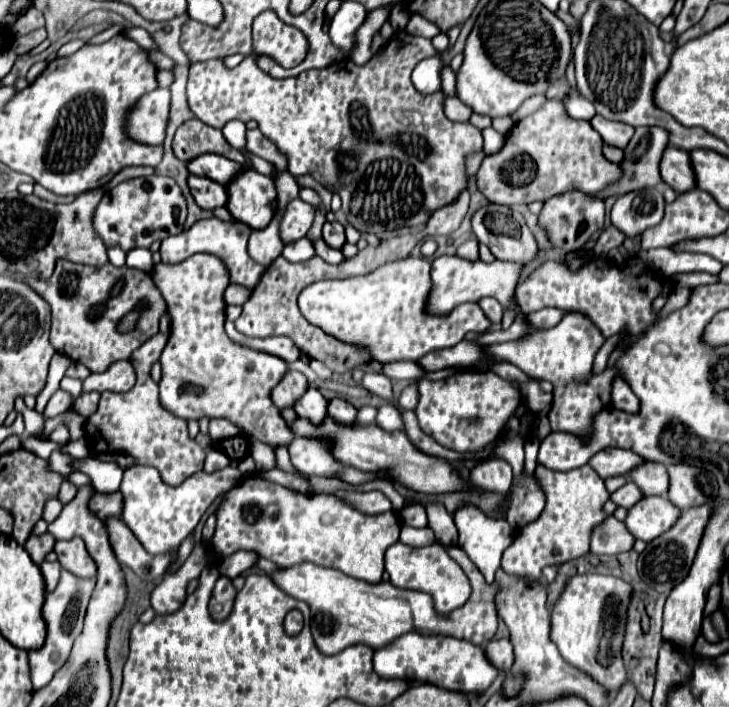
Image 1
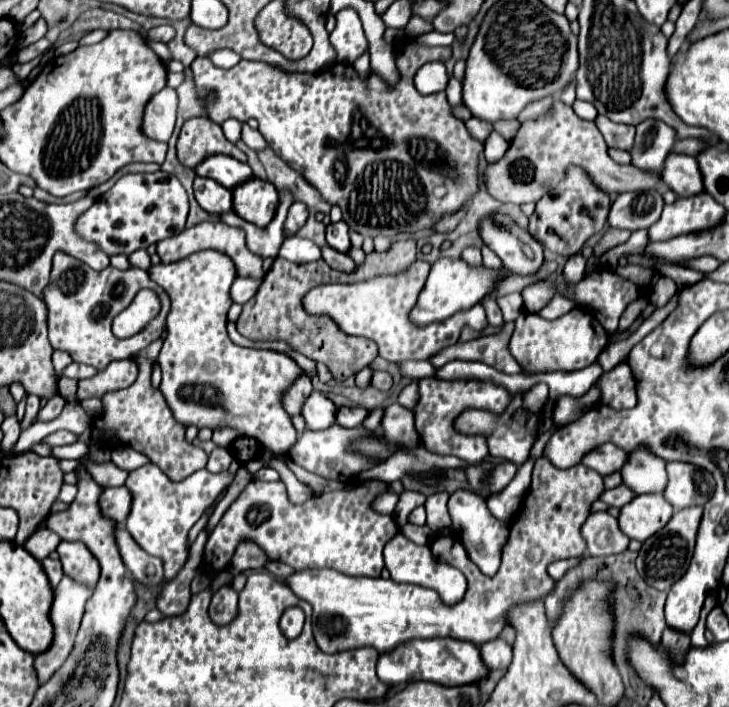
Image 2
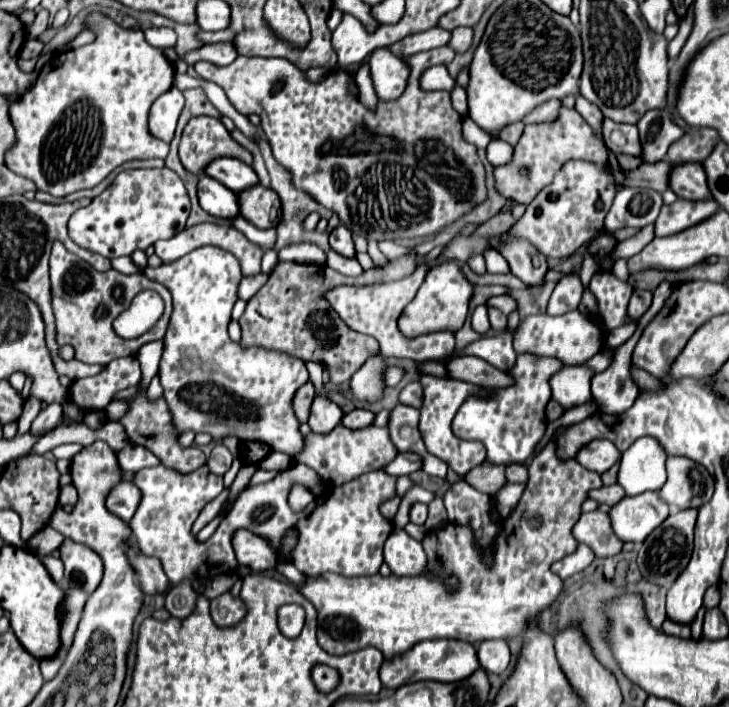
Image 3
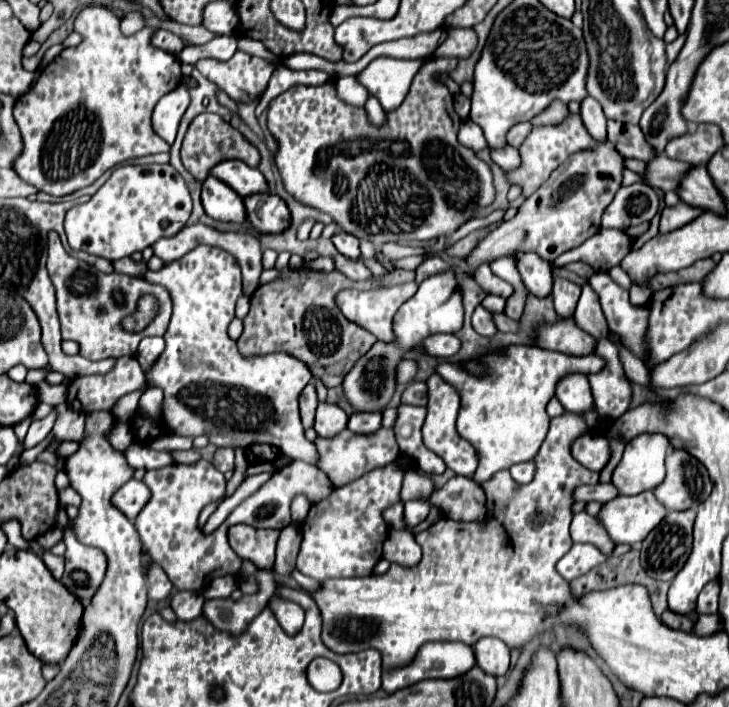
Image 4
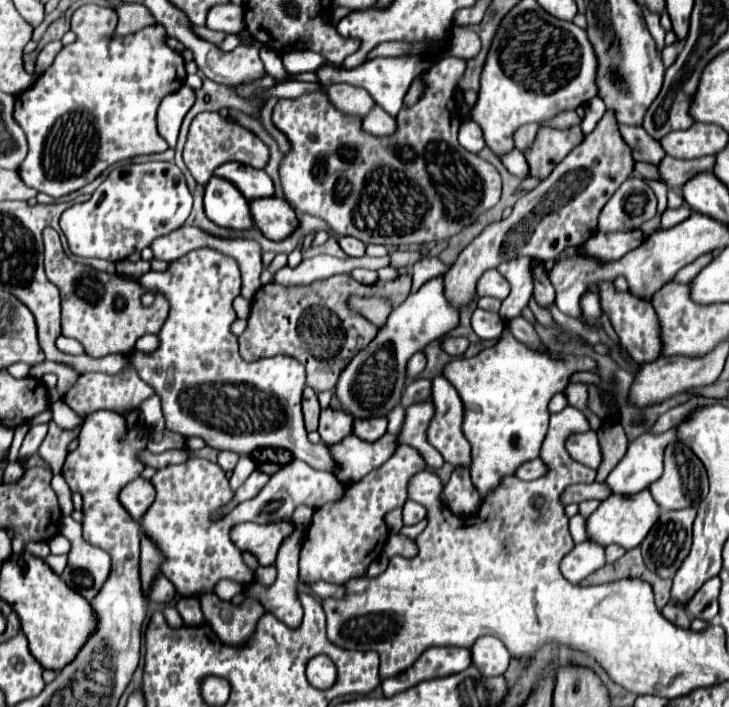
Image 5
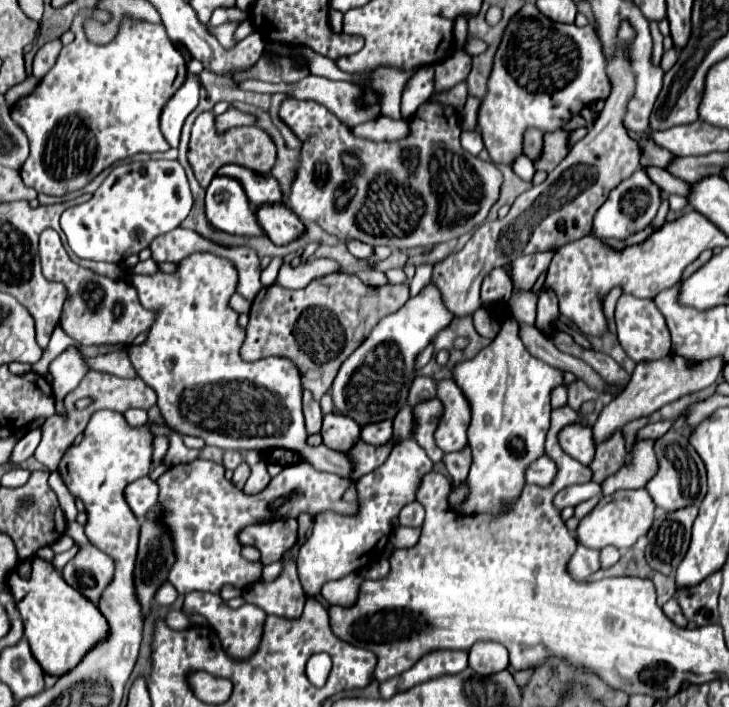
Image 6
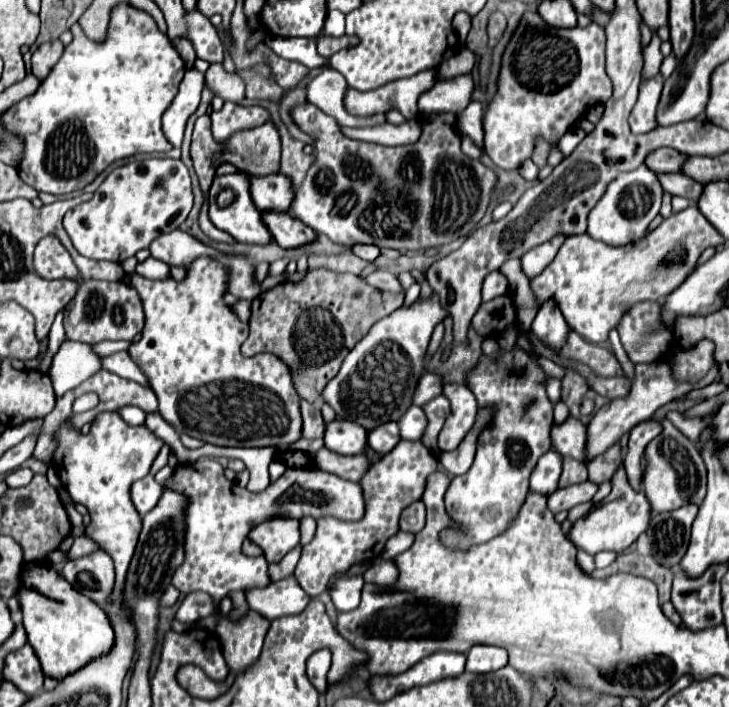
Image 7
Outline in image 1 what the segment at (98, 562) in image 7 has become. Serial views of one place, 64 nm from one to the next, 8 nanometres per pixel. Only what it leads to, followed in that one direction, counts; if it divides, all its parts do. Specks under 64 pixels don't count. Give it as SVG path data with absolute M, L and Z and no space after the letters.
M80 538L56 542L54 552L58 554L58 562L62 564L62 568L72 572L74 576L80 576L80 578L96 576L96 562L88 554L88 550Z

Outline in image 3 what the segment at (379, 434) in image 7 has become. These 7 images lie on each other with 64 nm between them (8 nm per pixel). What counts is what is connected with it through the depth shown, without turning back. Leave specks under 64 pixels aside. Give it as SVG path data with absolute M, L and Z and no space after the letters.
M356 408L356 410L352 410L350 414L344 414L342 426L352 428L352 430L360 430L360 428L372 426L372 424L374 424L374 418L376 418L374 412L366 410L366 408Z

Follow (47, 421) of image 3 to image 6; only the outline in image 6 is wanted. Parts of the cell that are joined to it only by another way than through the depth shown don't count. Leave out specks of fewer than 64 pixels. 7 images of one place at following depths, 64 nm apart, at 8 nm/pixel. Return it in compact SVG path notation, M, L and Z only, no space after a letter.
M32 428L32 430L28 430L28 432L18 440L18 444L14 446L14 450L12 450L8 462L14 464L14 466L22 464L24 460L28 460L28 458L34 454L38 442L40 442L40 428Z

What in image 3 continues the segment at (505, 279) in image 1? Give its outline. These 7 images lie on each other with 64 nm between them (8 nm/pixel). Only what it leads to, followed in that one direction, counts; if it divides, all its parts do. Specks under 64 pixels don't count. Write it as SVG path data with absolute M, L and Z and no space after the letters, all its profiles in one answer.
M442 262L430 268L416 298L404 308L398 320L400 332L408 338L416 338L420 334L430 334L430 332L440 332L440 330L448 330L448 332L460 330L468 314L470 294L472 294L472 286L456 264Z

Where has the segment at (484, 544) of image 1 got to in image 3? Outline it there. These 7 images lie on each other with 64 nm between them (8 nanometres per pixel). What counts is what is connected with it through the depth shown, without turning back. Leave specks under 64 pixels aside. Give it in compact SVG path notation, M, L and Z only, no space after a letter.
M466 480L450 484L442 502L448 510L448 520L454 524L468 524L474 528L476 540L490 548L498 532L498 518L490 510L490 496L472 488Z

